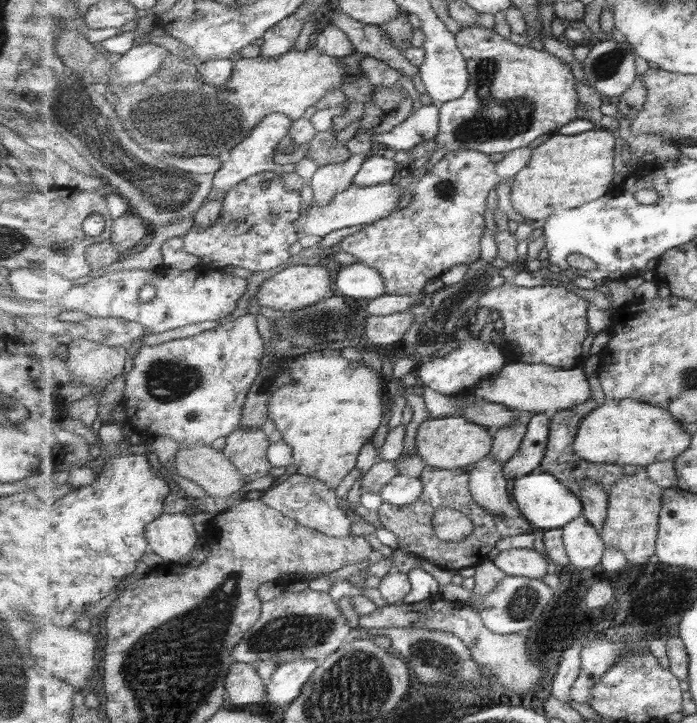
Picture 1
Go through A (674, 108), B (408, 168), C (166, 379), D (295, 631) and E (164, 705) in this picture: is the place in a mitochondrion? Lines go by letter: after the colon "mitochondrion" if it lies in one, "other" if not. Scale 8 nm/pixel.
A: mitochondrion
B: other
C: mitochondrion
D: mitochondrion
E: mitochondrion

